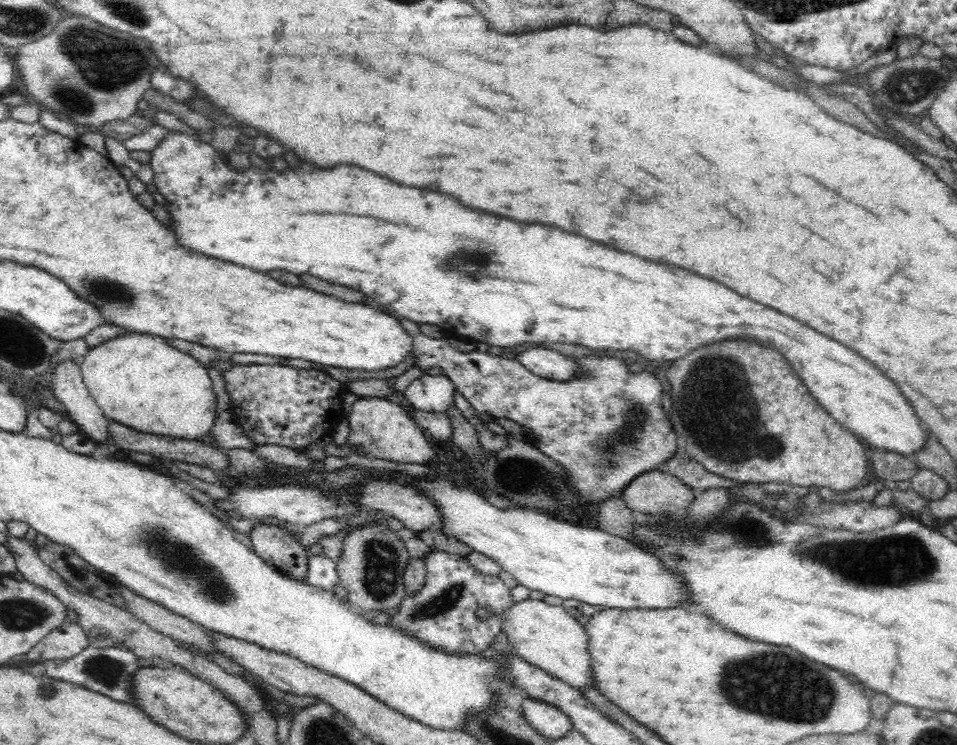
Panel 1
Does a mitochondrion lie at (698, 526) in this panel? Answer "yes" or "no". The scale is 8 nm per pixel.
yes

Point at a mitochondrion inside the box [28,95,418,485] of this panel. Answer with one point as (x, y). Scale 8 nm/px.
(109, 292)

